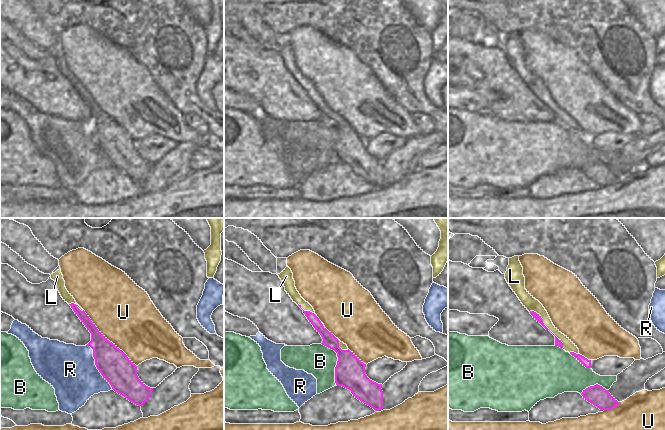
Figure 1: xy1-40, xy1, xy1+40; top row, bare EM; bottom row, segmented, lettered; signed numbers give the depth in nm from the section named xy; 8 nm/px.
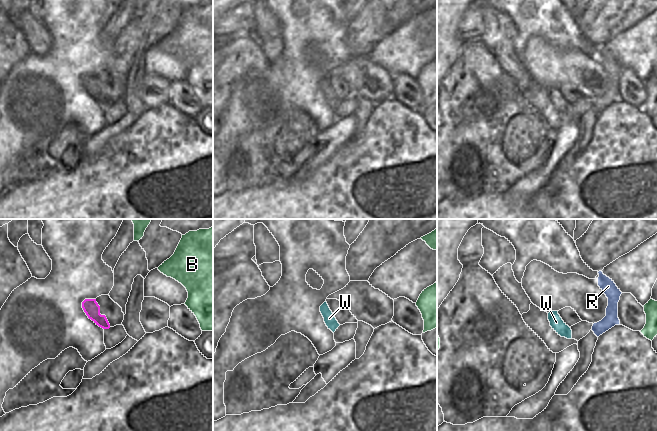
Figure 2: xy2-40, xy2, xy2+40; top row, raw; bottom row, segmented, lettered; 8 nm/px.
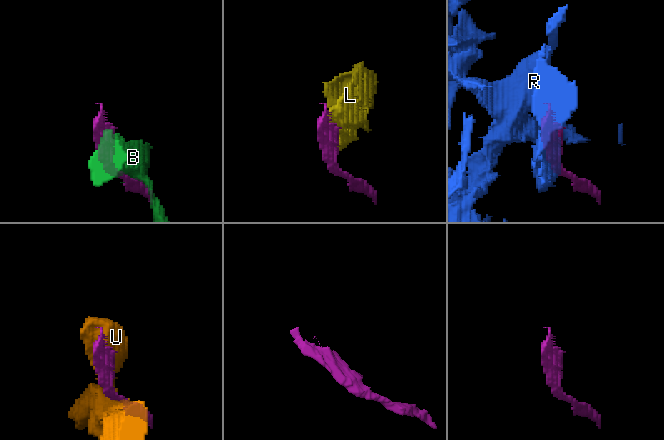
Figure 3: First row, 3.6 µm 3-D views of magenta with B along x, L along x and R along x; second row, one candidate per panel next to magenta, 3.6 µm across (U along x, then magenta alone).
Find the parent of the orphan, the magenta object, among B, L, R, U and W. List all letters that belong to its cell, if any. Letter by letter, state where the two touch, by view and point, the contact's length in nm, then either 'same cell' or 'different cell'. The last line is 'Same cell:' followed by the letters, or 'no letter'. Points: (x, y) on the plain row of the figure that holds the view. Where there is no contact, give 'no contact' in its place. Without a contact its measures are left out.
B: contact xy1 (337, 137); length 360 nm; different cell
L: contact xy1+40 (547, 104); length 420 nm; different cell
R: contact xy1-40 (95, 140); length 420 nm; different cell
U: contact xy1-40 (108, 116); length 650 nm; different cell
W: no contact; same cell
Same cell: W

